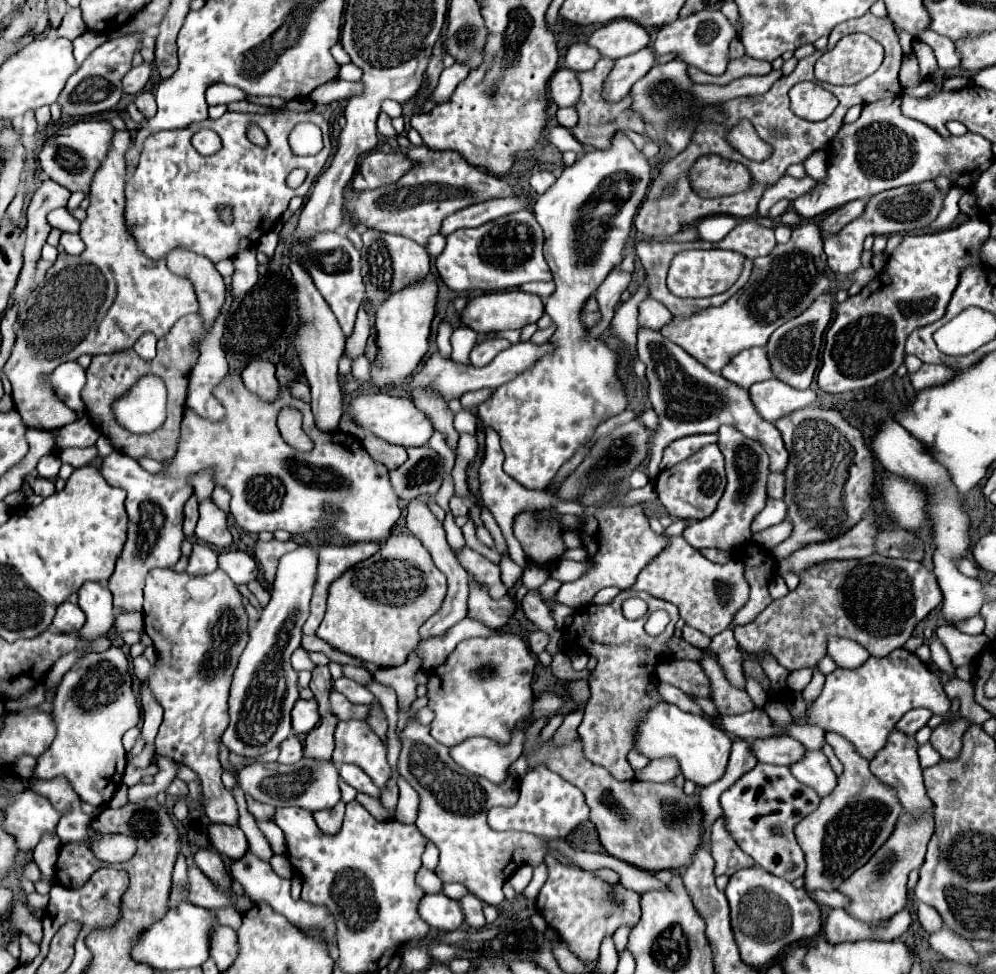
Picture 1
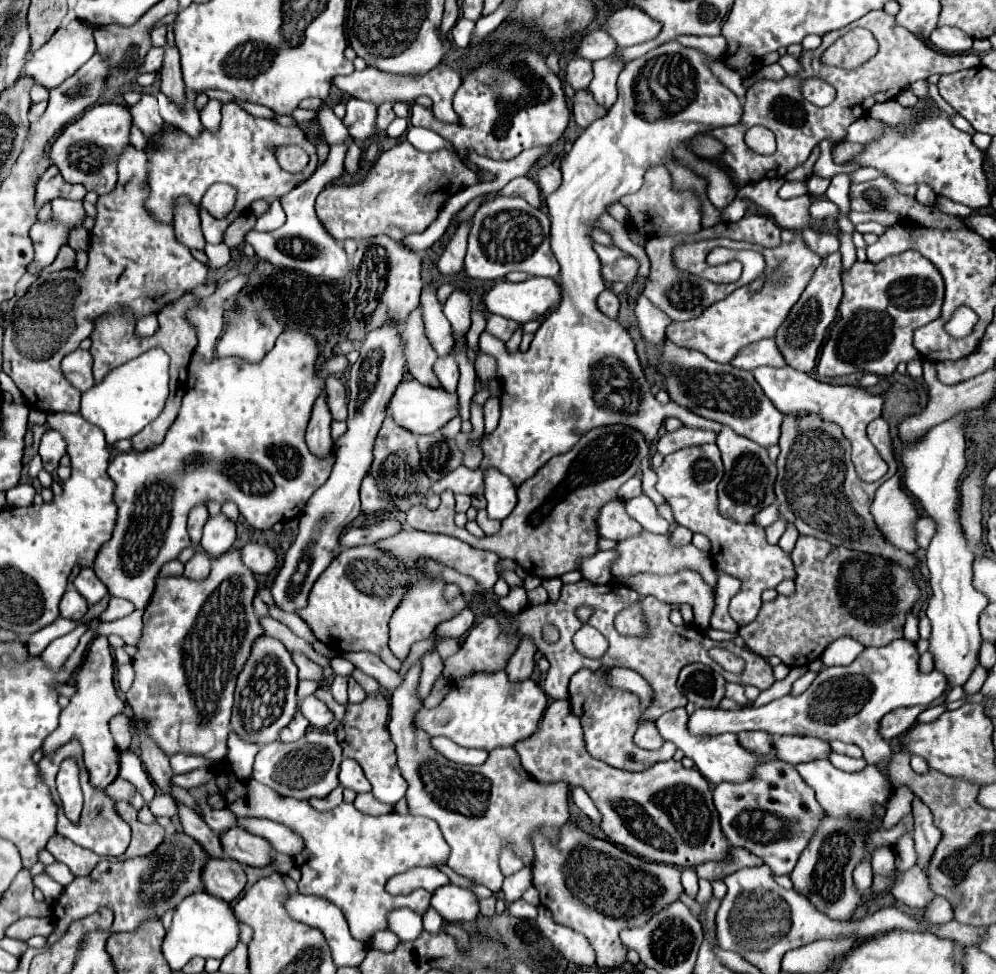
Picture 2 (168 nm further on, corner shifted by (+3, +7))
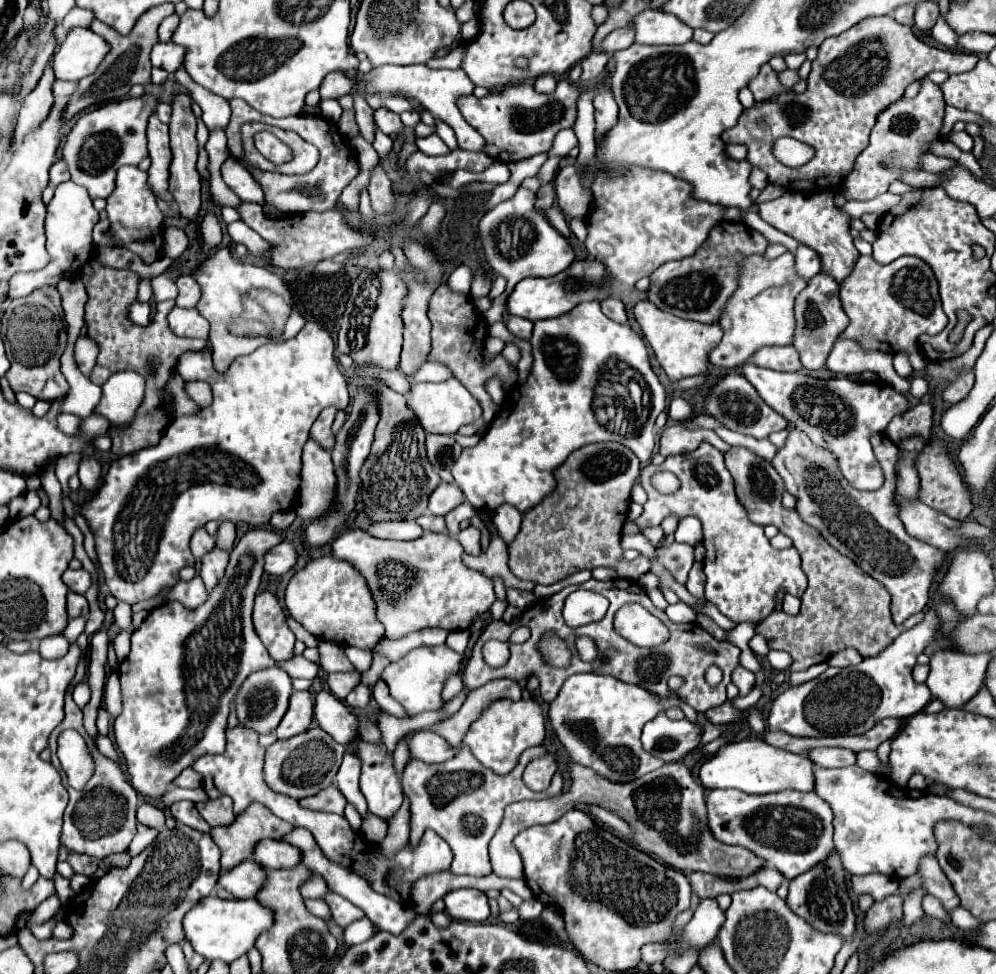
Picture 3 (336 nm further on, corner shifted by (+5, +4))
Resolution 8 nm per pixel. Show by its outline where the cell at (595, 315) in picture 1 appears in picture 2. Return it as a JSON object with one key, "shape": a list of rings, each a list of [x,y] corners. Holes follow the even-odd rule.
{"shape":[[[604,290],[604,292],[598,296],[598,308],[600,308],[600,312],[606,314],[608,318],[616,318],[616,316],[618,316],[620,302],[618,302],[616,294],[612,294],[610,290]]]}

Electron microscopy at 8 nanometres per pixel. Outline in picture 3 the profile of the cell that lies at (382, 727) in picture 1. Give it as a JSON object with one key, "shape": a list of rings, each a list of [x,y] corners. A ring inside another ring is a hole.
{"shape":[[[318,641],[318,651],[320,651],[320,667],[326,673],[354,669],[344,655],[344,645],[334,645],[334,641]]]}

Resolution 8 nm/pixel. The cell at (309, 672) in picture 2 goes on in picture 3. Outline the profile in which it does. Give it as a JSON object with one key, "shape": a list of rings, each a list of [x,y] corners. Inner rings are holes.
{"shape":[[[260,591],[256,595],[252,621],[260,641],[272,659],[286,661],[294,655],[296,637],[286,623],[286,613],[274,591]]]}

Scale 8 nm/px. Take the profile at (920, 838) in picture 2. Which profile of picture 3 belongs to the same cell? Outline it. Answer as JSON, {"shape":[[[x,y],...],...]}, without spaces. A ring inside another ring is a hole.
{"shape":[[[924,857],[918,873],[920,873],[922,879],[924,879],[924,885],[922,885],[922,887],[926,887],[930,895],[938,897],[948,911],[960,907],[960,901],[958,901],[958,895],[954,893],[952,883],[950,883],[948,877],[942,873],[942,869],[940,869],[940,865],[938,865],[938,861],[936,861],[934,857]]]}

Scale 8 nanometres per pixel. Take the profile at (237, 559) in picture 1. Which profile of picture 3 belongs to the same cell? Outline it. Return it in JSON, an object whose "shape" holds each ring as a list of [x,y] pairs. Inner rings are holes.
{"shape":[[[282,541],[278,547],[266,553],[264,571],[268,571],[270,575],[284,575],[296,565],[296,561],[298,561],[296,547],[290,541]]]}

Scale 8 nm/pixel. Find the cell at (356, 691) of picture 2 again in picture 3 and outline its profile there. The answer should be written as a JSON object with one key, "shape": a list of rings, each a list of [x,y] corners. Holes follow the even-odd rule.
{"shape":[[[358,685],[358,687],[354,687],[354,691],[344,699],[346,701],[346,705],[348,707],[354,707],[354,709],[364,709],[366,705],[368,705],[368,701],[370,701],[370,689],[366,687],[366,685]]]}

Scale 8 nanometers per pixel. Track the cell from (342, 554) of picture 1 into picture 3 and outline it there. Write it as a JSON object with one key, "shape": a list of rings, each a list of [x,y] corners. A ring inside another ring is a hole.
{"shape":[[[384,521],[384,523],[370,523],[368,533],[372,533],[378,539],[400,539],[410,541],[416,537],[422,537],[422,527],[416,521]]]}

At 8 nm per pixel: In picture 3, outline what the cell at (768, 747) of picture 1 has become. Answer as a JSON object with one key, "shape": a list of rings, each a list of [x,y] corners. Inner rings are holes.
{"shape":[[[818,747],[808,751],[808,757],[818,767],[850,767],[856,763],[856,753],[848,749],[836,749],[836,747]]]}

